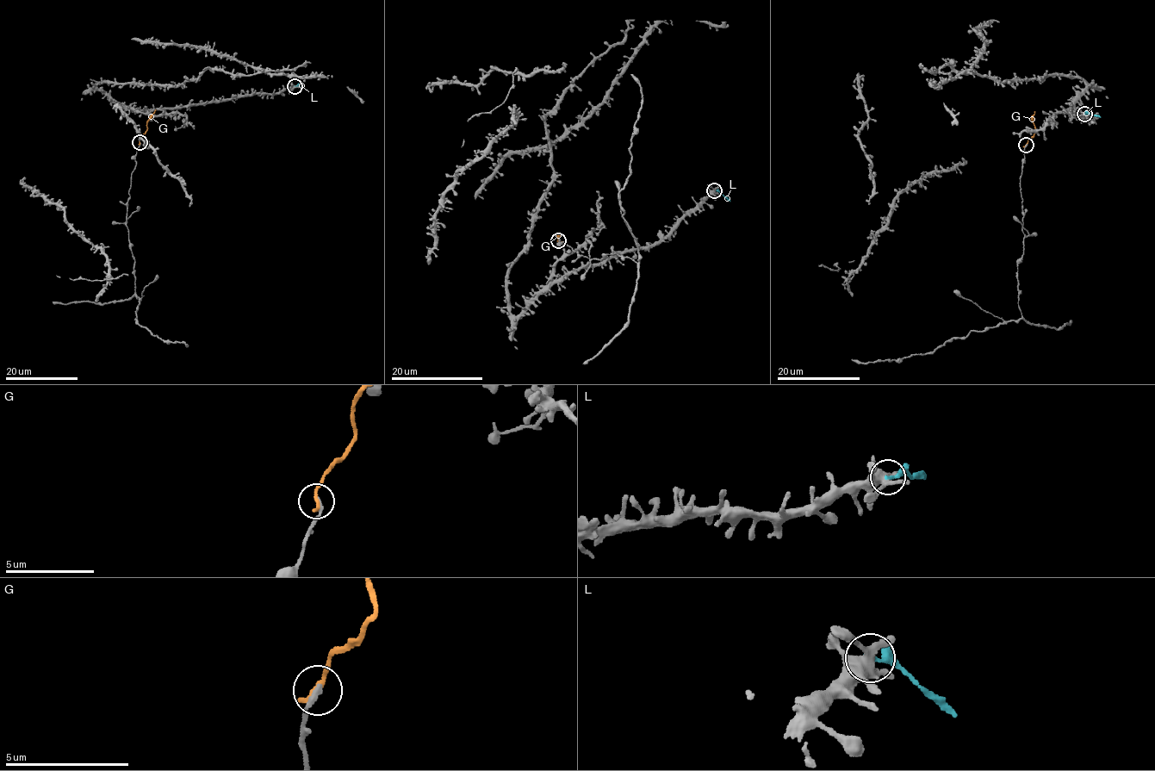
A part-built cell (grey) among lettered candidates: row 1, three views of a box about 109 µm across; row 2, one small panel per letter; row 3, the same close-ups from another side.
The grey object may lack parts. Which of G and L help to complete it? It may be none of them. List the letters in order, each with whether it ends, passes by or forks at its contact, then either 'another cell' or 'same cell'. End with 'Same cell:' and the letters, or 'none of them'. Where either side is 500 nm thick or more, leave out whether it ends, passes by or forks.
G: it ends; same cell
L: it ends; another cell
Same cell: G

